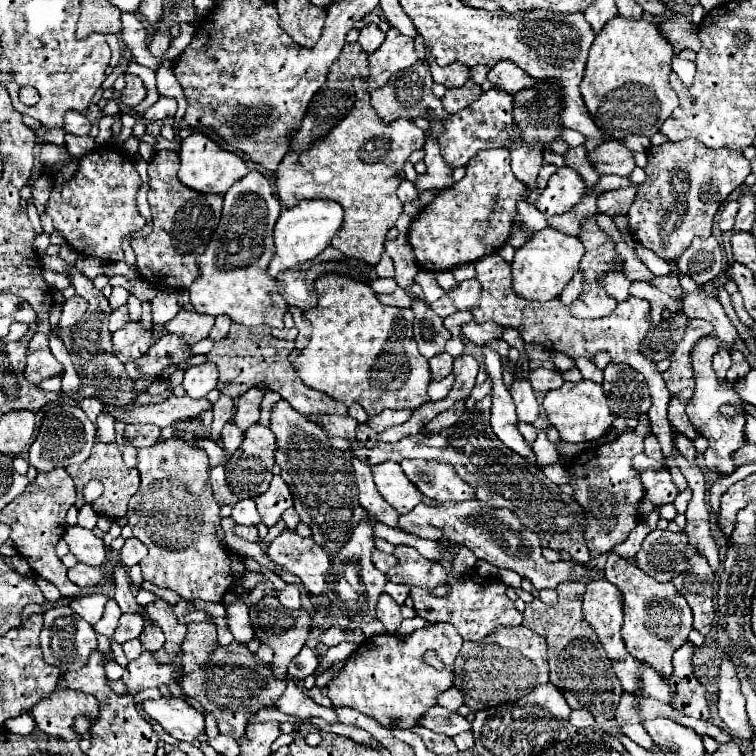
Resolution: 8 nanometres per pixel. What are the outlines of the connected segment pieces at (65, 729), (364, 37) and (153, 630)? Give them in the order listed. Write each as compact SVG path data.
M56 689L50 697L42 699L32 707L32 717L38 725L48 735L62 737L66 741L80 739L80 735L74 731L74 719L78 715L88 715L92 719L90 725L96 723L100 711L100 703L82 691L72 691L72 689Z
M366 23L366 27L360 31L358 43L362 45L362 49L364 49L366 53L372 53L372 51L376 51L376 49L384 43L384 37L386 37L386 33L382 33L378 25Z
M146 625L144 627L144 631L140 633L140 639L142 639L142 645L144 645L144 649L148 649L148 651L158 651L158 649L162 649L162 645L164 645L164 631L158 627L158 625Z

